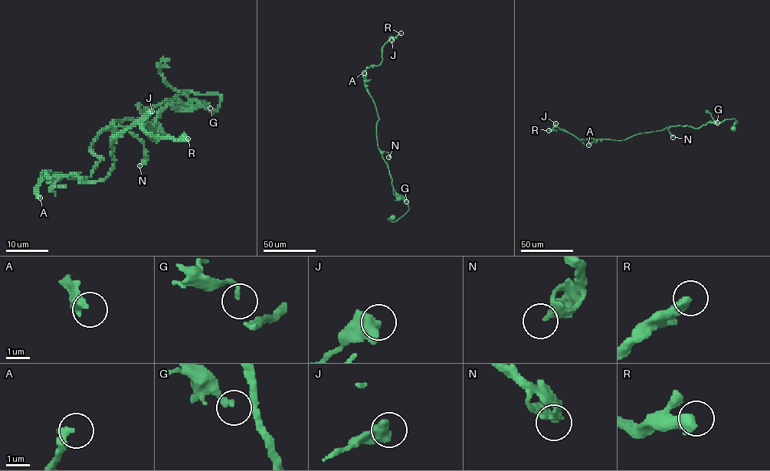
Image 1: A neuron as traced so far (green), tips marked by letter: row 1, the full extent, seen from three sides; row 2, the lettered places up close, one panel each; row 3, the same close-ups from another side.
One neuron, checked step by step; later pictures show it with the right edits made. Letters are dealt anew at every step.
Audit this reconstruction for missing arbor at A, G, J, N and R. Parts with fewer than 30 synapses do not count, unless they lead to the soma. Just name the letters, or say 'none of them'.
R

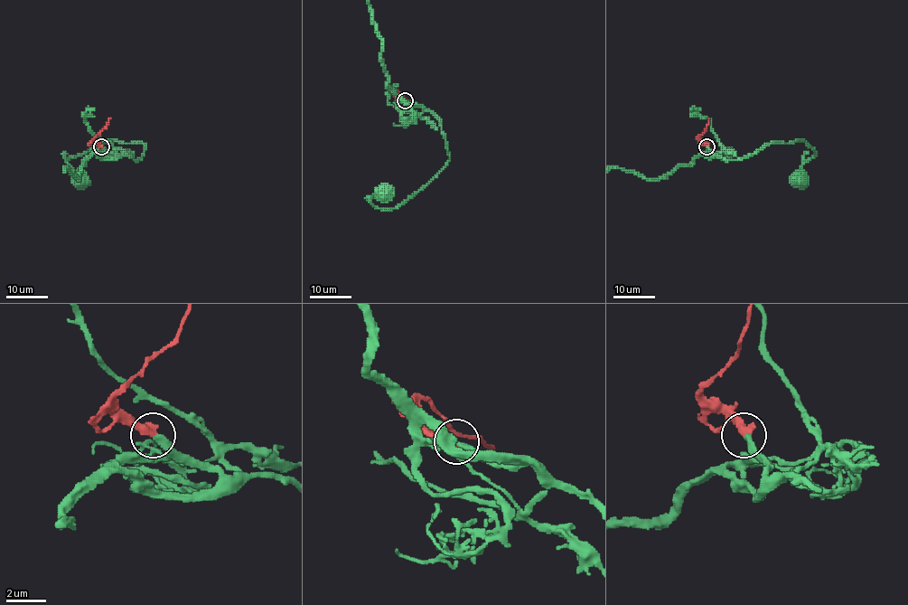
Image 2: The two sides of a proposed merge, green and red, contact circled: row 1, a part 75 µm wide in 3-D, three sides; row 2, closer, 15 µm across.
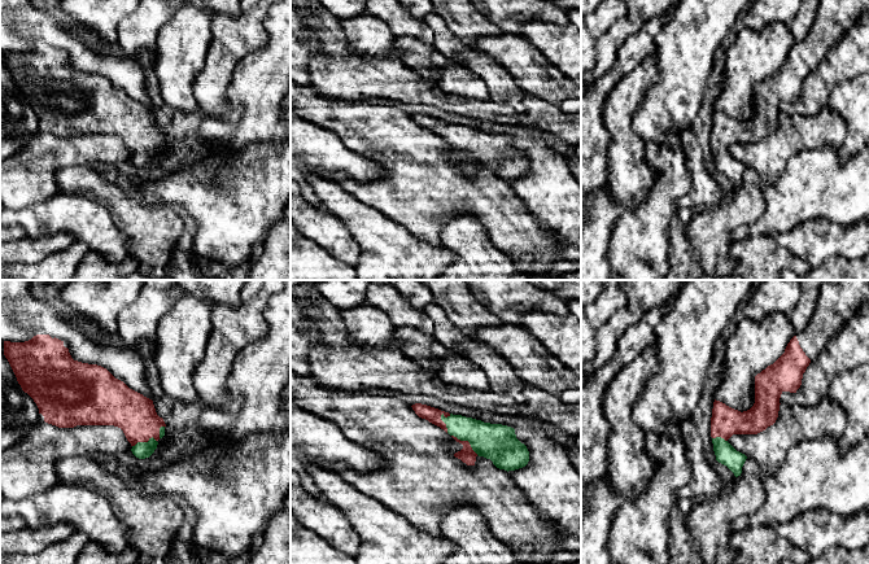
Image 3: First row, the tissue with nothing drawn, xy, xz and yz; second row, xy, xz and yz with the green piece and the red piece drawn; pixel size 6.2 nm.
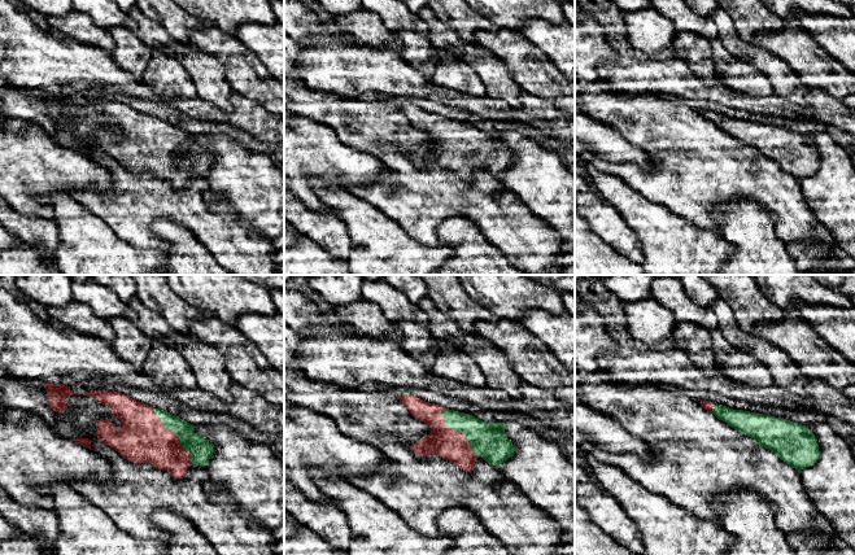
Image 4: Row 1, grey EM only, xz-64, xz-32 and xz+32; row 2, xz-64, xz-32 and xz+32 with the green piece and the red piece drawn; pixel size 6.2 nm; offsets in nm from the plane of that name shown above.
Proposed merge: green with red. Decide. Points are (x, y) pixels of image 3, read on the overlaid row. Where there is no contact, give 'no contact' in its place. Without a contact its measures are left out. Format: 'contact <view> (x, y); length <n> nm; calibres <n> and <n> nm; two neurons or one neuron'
contact xz (466, 440); length 200 nm; calibres 220 and 100 nm; one neuron

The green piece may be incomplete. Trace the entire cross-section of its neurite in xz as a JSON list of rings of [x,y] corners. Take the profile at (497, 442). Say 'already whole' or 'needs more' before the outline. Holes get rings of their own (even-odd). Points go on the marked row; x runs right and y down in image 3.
needs more; [[[415,403],[415,414],[449,433],[463,449],[454,454],[467,465],[475,465],[476,456],[490,459],[505,471],[523,468],[529,462],[529,451],[515,434],[515,429],[502,424],[490,424],[438,408]]]

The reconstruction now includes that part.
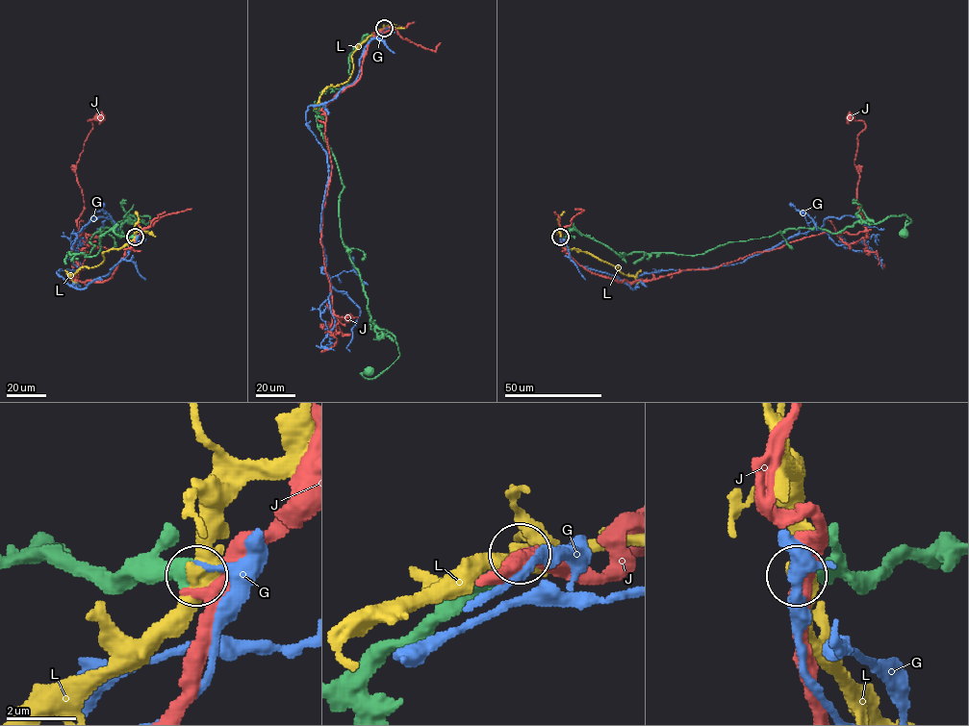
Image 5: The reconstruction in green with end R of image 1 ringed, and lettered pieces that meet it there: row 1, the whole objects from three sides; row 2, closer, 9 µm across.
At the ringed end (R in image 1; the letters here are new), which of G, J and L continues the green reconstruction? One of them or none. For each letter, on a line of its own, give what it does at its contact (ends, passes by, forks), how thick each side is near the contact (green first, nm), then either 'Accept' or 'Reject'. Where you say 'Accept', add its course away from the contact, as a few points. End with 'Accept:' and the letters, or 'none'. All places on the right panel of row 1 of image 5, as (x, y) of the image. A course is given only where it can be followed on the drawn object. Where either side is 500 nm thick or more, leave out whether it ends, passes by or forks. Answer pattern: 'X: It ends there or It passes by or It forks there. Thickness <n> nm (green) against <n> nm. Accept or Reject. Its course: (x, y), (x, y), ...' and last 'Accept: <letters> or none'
G: Thickness 500 nm (green) against 180 nm. Reject
J: Thickness 550 nm (green) against 280 nm. Reject
L: Thickness 550 nm (green) against 550 nm. Reject
Accept: none

